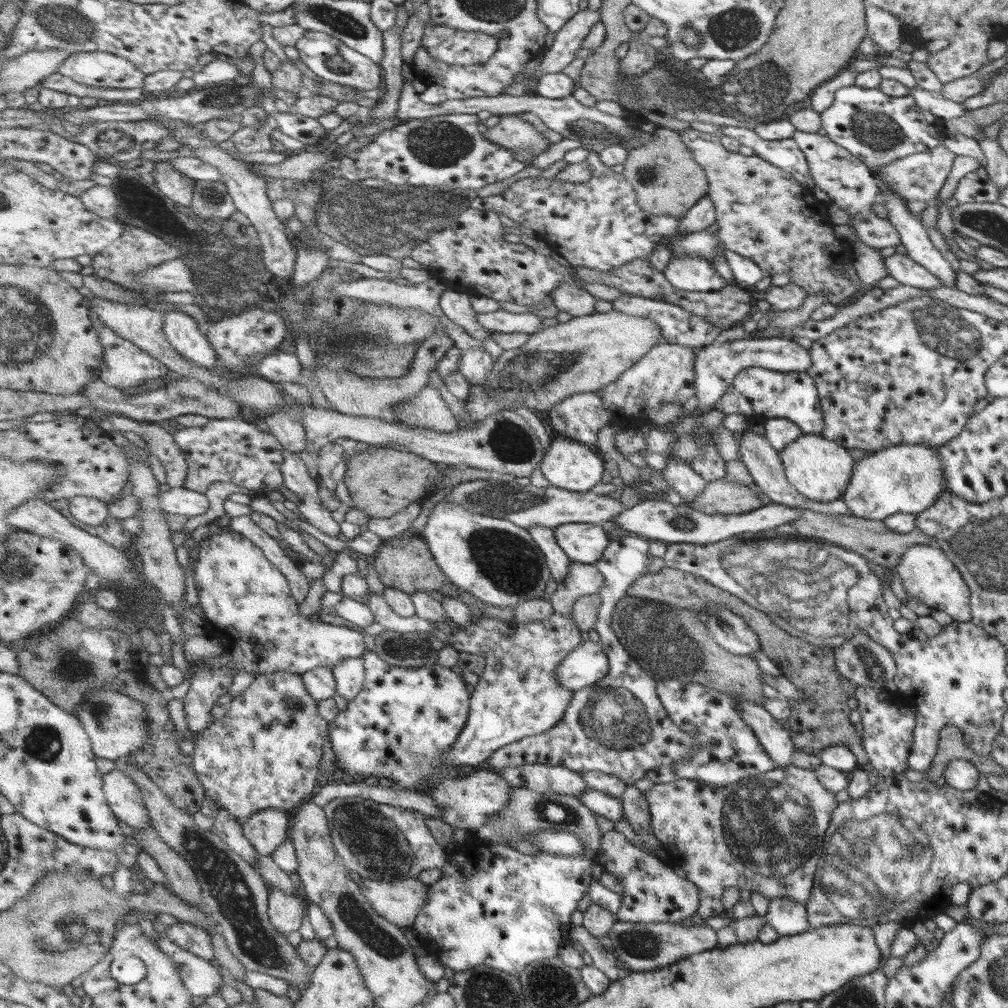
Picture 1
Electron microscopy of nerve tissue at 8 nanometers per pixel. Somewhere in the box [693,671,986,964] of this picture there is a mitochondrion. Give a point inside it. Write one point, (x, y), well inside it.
(897, 846)

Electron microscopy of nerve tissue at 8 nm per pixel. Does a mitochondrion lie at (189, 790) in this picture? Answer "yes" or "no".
no

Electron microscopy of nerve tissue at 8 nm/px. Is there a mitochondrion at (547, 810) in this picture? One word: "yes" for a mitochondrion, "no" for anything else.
yes

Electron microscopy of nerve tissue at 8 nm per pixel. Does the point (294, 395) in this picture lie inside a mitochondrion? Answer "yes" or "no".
no

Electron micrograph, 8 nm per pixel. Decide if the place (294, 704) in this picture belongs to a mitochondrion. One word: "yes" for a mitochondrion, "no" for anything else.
yes

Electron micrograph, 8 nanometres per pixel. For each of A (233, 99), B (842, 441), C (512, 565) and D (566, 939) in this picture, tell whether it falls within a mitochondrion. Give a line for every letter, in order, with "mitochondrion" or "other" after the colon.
A: mitochondrion
B: other
C: mitochondrion
D: other

